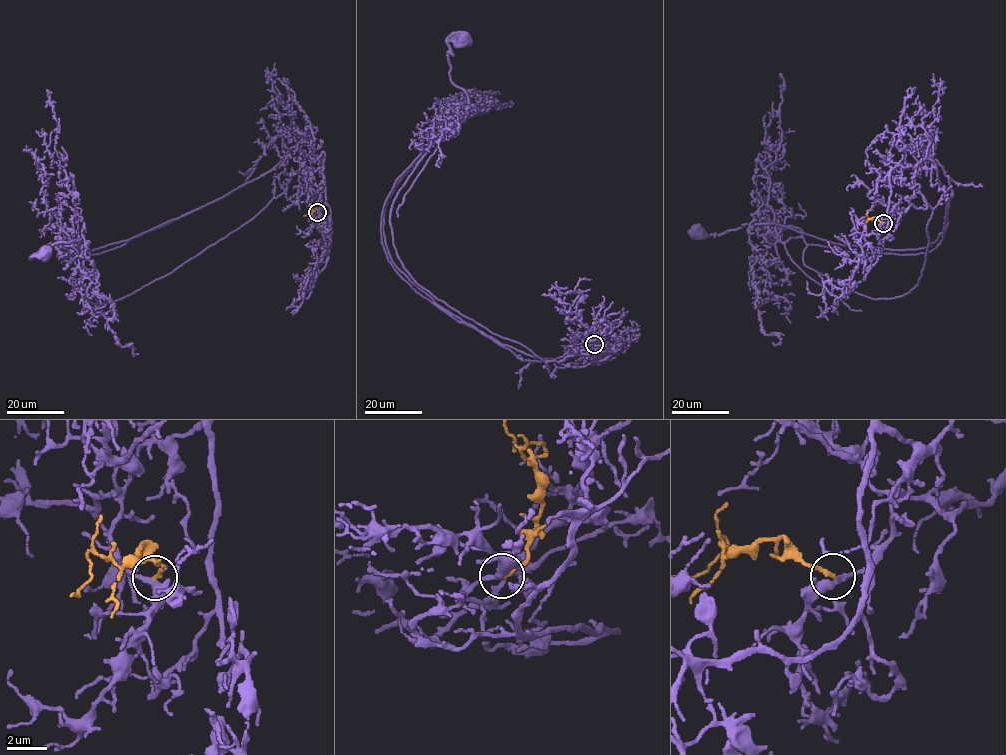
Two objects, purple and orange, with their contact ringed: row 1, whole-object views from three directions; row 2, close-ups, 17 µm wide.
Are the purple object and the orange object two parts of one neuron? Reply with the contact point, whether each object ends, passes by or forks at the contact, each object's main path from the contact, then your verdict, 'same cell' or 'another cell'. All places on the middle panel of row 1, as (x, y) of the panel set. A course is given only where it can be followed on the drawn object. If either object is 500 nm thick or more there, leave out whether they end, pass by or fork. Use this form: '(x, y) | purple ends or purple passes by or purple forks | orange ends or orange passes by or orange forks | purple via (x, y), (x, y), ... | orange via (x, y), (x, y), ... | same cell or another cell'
(594, 344) | purple passes by | orange ends | purple via (593, 344), (545, 361), (399, 259), (392, 201), (468, 115), (448, 54), (464, 40) | orange via (594, 344), (599, 334), (595, 314) | same cell

